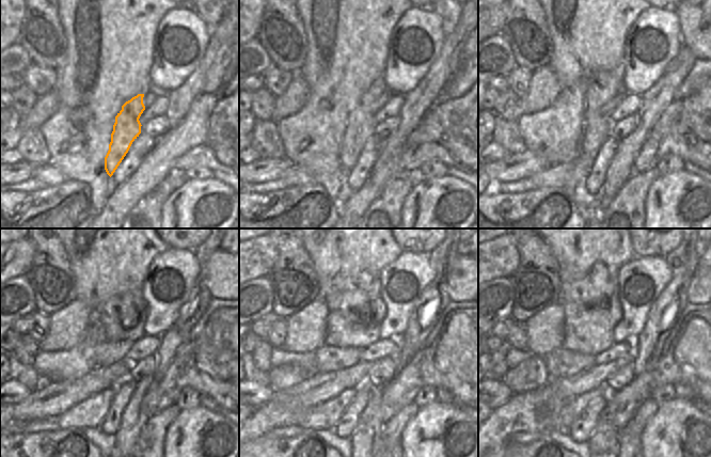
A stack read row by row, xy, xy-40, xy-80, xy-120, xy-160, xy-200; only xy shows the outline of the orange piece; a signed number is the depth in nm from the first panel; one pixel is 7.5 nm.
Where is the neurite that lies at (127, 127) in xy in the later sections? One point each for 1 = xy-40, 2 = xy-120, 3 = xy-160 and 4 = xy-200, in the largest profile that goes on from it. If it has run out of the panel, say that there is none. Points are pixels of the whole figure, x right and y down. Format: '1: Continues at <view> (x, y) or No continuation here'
1: Continues at xy-40 (361, 123)
2: Continues at xy-120 (117, 314)
3: Continues at xy-160 (358, 298)
4: Continues at xy-200 (599, 284)

